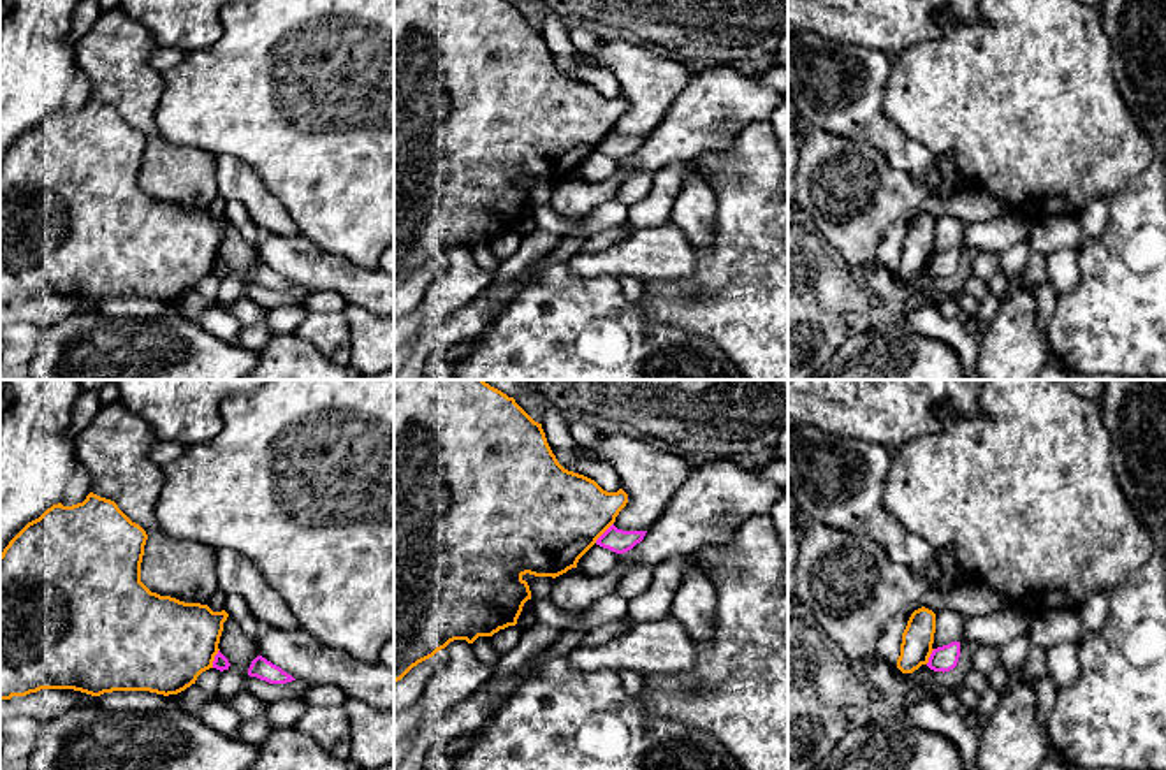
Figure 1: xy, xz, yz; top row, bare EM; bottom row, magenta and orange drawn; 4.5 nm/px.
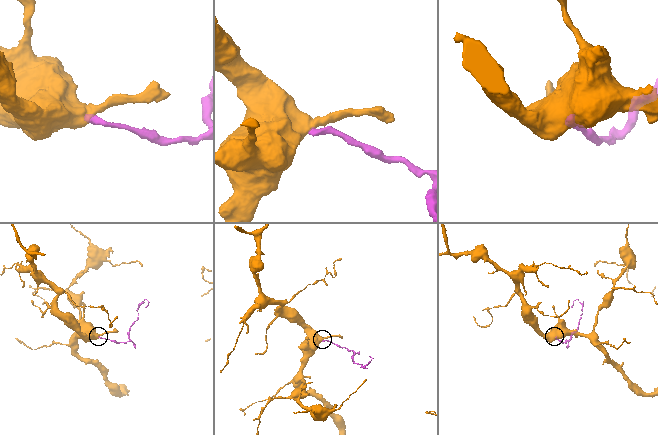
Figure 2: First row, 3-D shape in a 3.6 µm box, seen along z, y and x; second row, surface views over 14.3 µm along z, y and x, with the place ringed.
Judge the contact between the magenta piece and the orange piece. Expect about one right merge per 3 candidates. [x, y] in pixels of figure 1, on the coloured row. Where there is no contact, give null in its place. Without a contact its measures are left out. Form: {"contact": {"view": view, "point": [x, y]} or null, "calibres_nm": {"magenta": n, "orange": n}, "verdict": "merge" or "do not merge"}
{"contact": {"view": "xz", "point": [604, 533]}, "calibres_nm": {"magenta": 110, "orange": 440}, "verdict": "do not merge"}

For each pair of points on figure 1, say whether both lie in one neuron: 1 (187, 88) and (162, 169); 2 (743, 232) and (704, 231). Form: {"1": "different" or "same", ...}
{"1": "different", "2": "different"}

